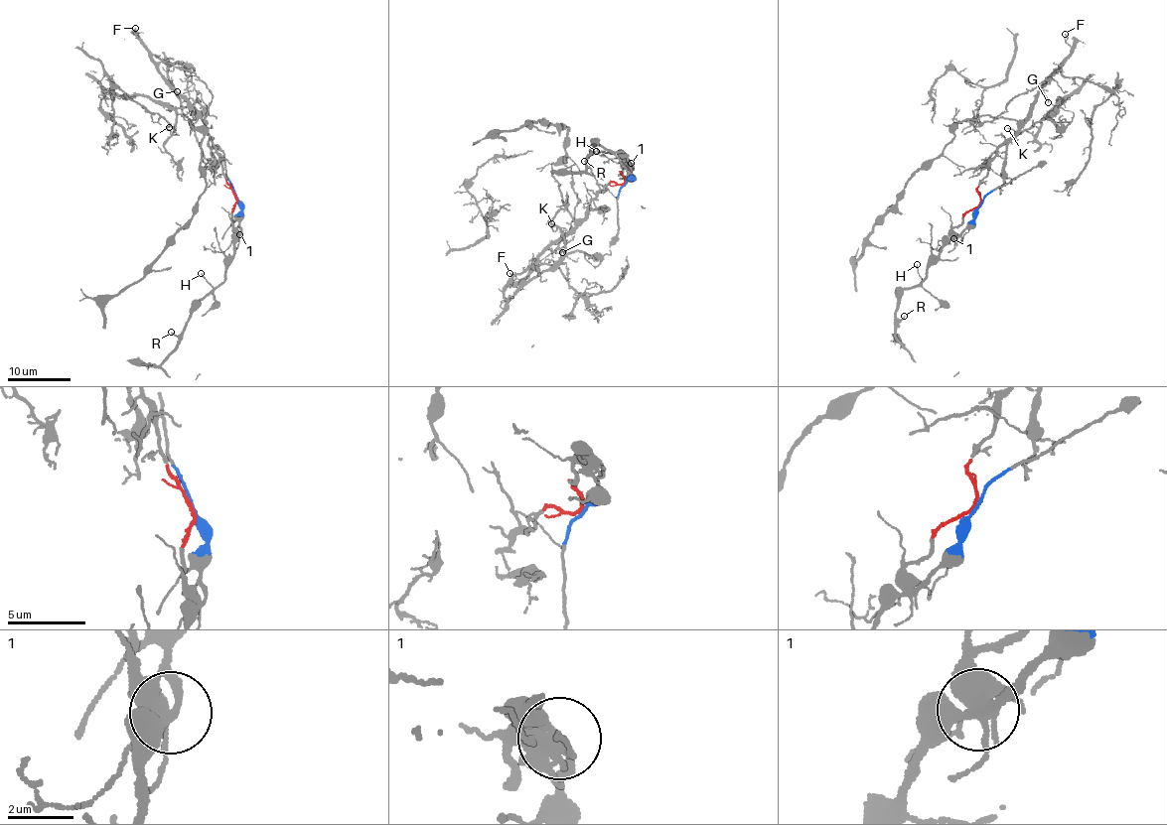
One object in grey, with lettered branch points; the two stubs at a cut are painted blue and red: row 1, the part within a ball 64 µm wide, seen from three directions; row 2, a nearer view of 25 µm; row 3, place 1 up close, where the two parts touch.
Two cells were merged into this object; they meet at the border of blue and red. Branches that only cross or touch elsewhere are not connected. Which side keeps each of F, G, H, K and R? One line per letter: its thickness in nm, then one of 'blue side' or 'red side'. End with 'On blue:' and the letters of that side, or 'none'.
F: 110 nm thick; red side
G: 100 nm thick; red side
H: 100 nm thick; blue side
K: 90 nm thick; red side
R: 130 nm thick; blue side
On blue: H, R

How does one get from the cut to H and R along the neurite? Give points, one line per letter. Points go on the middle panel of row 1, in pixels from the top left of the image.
H: (625, 183), (633, 175), (629, 156), (622, 151), (596, 151)
R: (625, 183), (633, 175), (633, 165), (623, 152), (613, 153), (599, 142), (585, 161)

